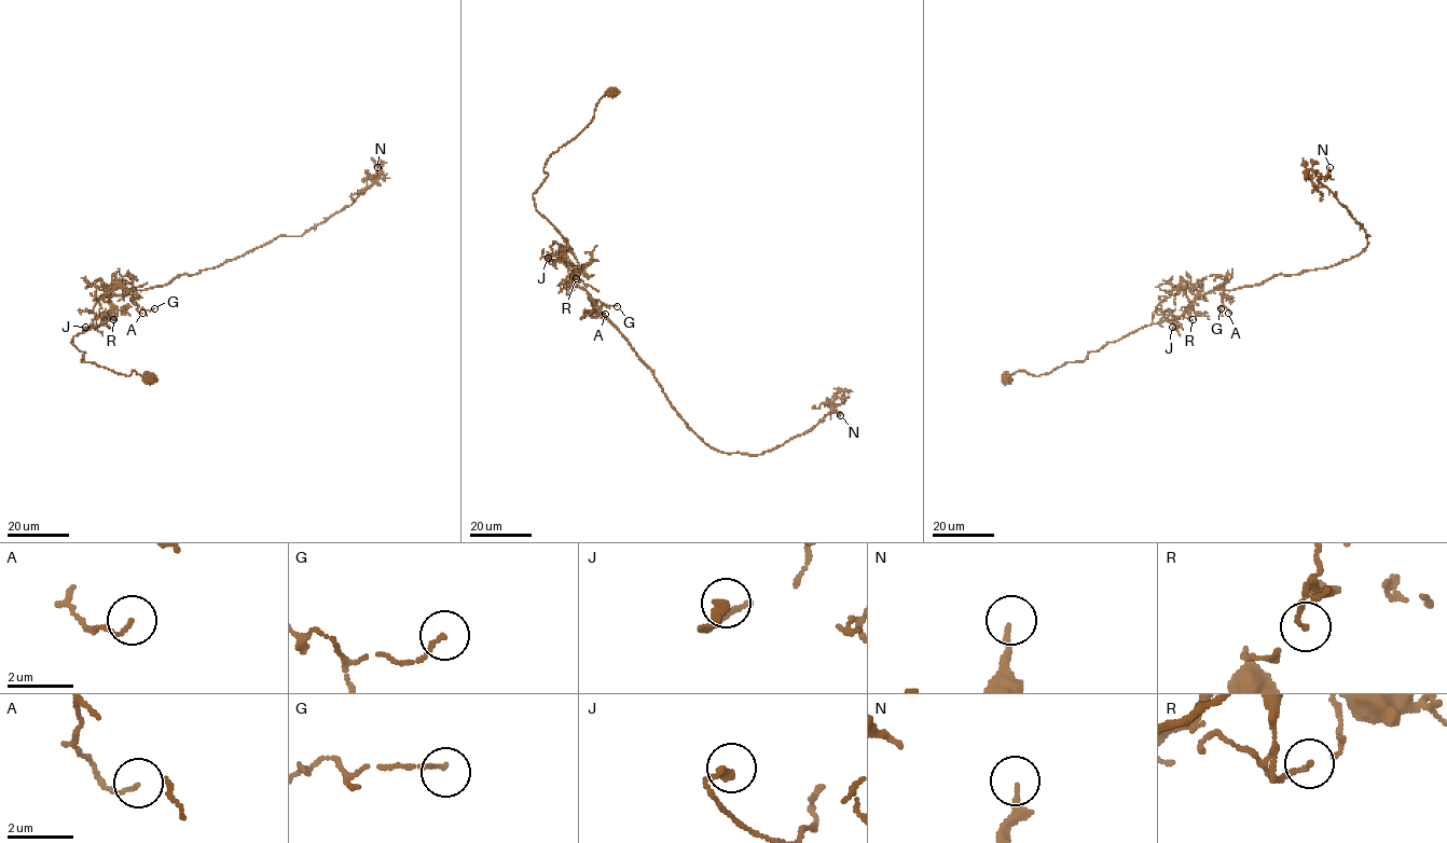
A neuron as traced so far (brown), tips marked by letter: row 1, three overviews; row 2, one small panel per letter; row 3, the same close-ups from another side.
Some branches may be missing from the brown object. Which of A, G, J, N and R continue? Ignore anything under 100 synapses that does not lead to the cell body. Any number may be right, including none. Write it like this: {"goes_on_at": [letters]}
{"goes_on_at": []}

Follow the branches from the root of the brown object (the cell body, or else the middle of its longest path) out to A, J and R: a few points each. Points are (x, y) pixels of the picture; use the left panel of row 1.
A: (150, 377), (82, 361), (85, 351), (70, 342), (118, 315), (112, 296), (131, 289), (142, 313)
J: (150, 377), (82, 361), (85, 351), (70, 342), (107, 321), (106, 311), (85, 327)
R: (150, 377), (81, 361), (85, 351), (72, 337), (112, 319), (115, 308), (113, 319)

